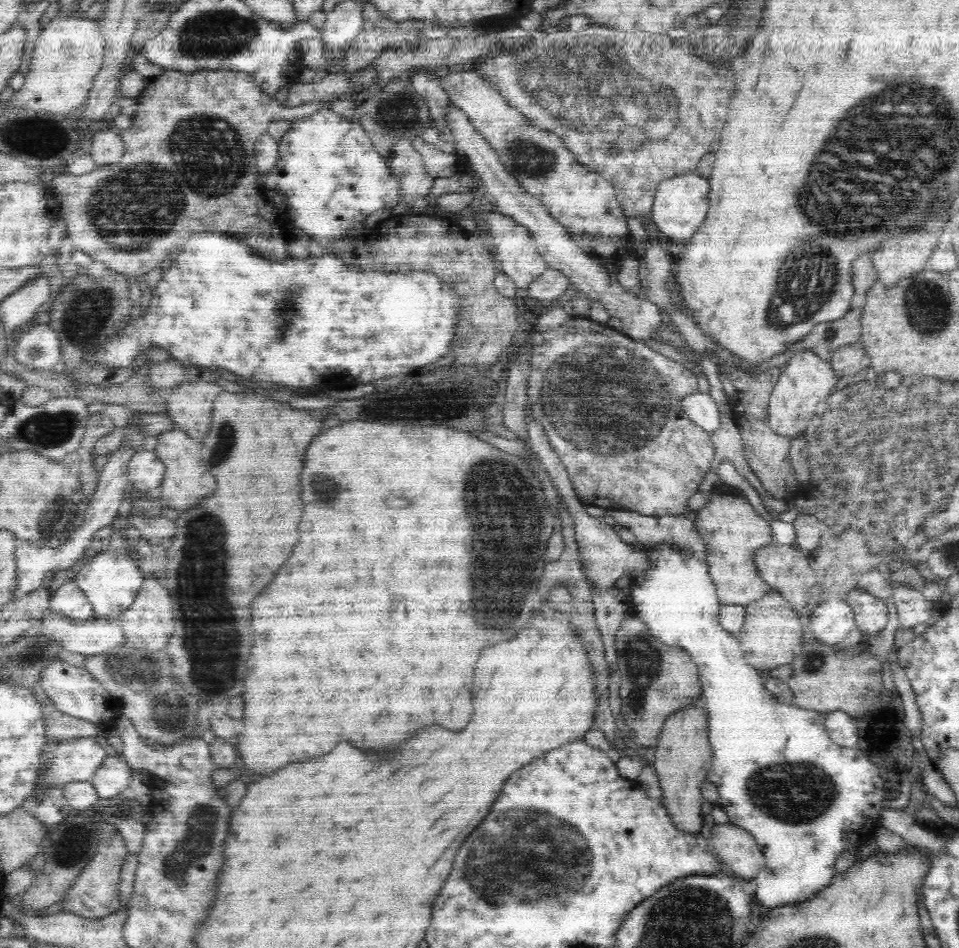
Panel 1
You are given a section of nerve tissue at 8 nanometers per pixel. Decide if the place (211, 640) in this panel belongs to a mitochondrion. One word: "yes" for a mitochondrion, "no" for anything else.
yes

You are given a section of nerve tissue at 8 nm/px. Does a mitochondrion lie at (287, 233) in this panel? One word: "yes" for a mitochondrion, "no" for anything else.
no

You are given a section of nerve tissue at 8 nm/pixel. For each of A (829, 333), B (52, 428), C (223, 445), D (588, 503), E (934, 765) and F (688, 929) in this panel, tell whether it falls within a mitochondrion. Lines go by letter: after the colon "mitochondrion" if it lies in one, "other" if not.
A: mitochondrion
B: mitochondrion
C: mitochondrion
D: other
E: other
F: mitochondrion

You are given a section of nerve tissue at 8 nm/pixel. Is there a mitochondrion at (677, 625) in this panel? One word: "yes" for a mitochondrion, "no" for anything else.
no

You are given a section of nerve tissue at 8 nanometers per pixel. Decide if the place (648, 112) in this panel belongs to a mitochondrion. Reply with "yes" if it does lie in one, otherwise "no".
yes

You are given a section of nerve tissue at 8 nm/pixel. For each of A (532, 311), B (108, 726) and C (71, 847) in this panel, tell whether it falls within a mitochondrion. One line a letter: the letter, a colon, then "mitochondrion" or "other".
A: other
B: other
C: mitochondrion

